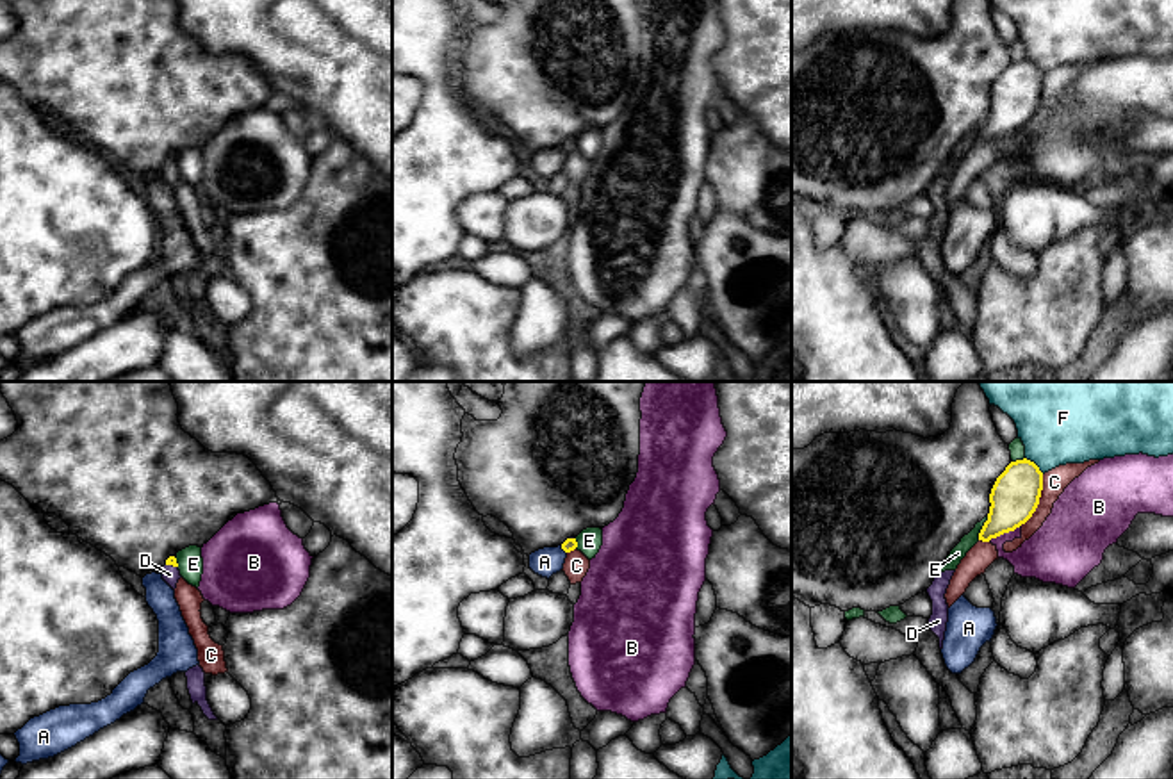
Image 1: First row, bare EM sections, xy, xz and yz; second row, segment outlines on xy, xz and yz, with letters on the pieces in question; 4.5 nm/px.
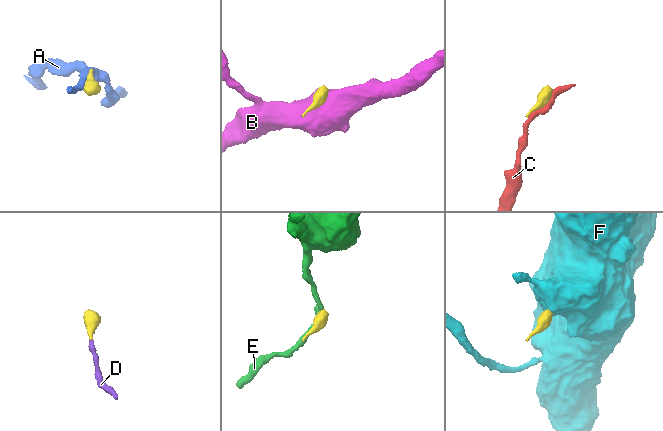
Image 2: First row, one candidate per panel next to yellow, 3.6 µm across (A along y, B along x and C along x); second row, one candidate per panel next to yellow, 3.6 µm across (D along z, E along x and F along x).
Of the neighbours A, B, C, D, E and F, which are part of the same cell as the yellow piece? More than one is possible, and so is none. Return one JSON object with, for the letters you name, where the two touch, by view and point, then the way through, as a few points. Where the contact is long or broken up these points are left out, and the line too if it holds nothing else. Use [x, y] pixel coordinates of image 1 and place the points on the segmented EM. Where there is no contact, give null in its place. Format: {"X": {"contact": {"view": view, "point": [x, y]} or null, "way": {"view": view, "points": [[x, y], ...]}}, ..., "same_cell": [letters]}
{"D": {"contact": {"view": "xy", "point": [172, 564]}, "way": {"view": "xy", "points": [[172, 560], [172, 564], [170, 574]]}}, "same_cell": ["D"]}

